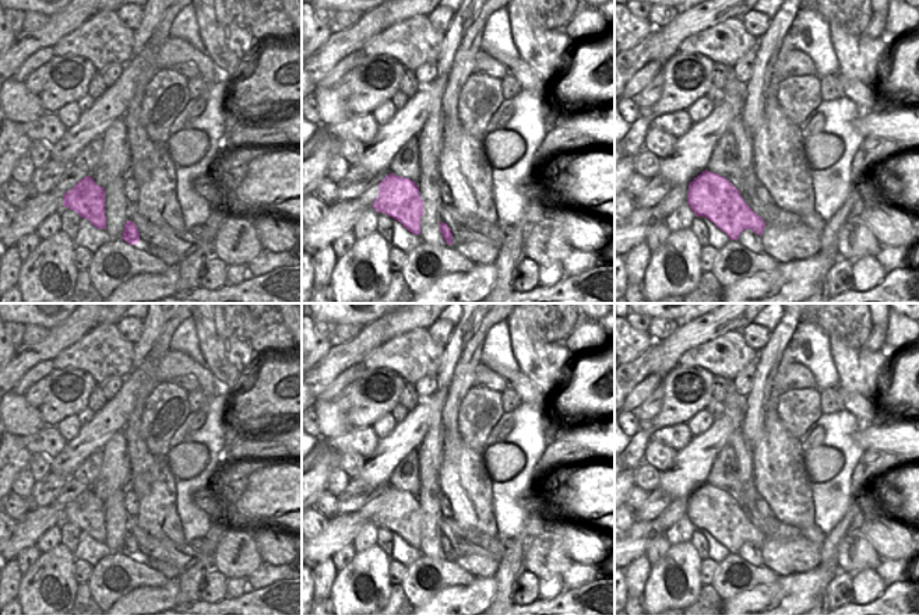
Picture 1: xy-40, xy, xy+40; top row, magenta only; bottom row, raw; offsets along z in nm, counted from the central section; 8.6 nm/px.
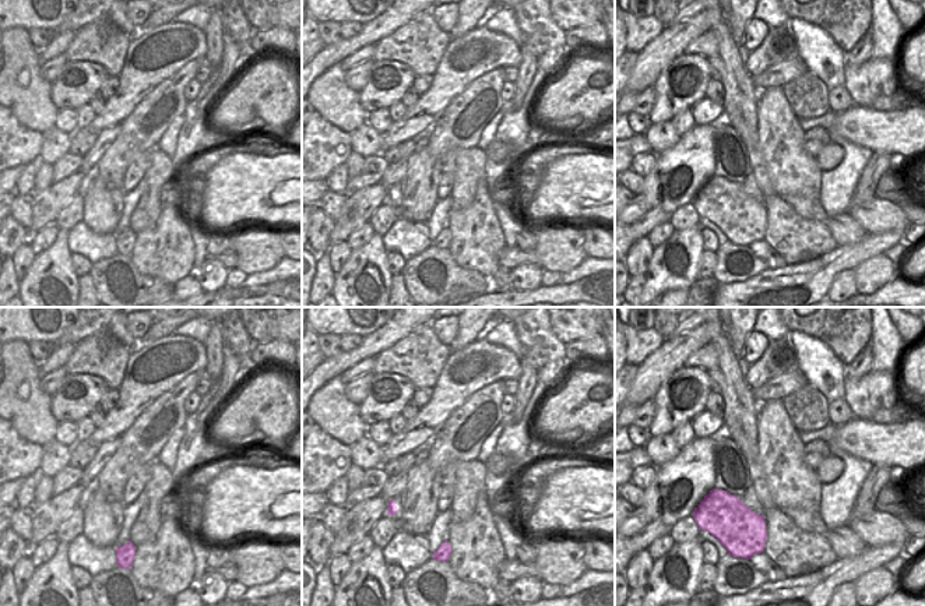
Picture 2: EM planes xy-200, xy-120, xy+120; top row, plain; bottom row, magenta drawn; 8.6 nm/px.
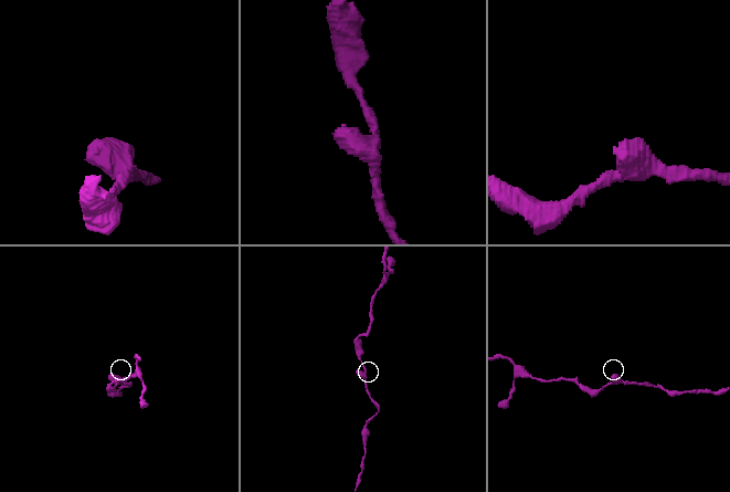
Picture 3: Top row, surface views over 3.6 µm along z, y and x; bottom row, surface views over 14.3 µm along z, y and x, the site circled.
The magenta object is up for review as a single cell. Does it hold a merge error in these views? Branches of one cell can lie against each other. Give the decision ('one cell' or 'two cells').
one cell

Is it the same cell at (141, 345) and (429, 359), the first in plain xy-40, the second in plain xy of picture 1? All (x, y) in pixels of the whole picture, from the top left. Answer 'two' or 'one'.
two

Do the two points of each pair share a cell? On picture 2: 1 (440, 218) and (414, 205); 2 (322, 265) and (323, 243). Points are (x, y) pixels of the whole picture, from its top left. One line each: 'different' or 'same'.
1: different
2: different

